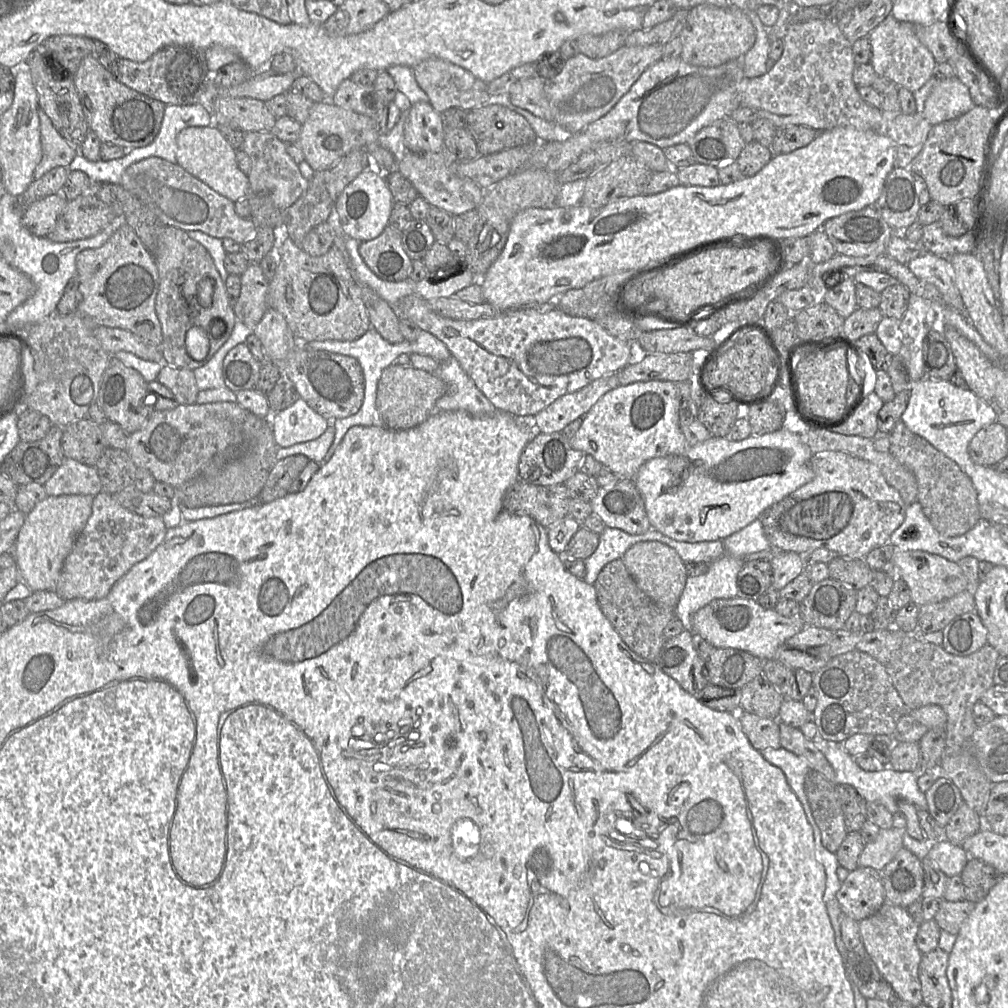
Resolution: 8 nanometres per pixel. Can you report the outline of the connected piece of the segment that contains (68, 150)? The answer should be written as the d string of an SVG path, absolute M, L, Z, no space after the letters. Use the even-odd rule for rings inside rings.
M39 107L42 159L36 167L33 178L40 179L56 167L68 168L79 152L54 127L48 115Z

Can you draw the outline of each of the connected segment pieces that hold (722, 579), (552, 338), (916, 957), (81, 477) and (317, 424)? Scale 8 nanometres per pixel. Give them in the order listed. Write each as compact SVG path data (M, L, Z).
M759 518L722 542L725 553L709 564L708 572L699 576L687 577L686 585L674 610L675 616L682 622L685 630L692 631L692 616L711 601L737 597L737 576L744 565L746 555L771 548Z
M416 294L407 296L394 307L398 318L407 318L446 345L451 356L458 360L461 368L497 412L506 412L515 418L533 418L557 398L576 392L607 374L618 373L632 361L631 342L612 336L596 321L569 316L560 309L523 307L492 318L454 320L436 314L428 301Z
M884 903L872 916L858 922L861 941L866 952L876 964L879 973L891 985L897 997L917 1007L922 1003L918 968L922 953L915 939L919 929L906 908Z
M65 458L59 468L44 484L47 496L91 495L102 491L95 466Z
M301 397L292 406L272 413L270 424L278 447L290 447L320 437L332 420L314 411Z

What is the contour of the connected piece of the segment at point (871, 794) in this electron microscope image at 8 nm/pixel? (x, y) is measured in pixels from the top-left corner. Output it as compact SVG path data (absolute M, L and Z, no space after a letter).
M819 740L818 748L824 754L835 771L835 784L846 784L852 786L857 793L866 801L874 802L884 806L892 815L899 811L898 800L907 801L917 810L928 810L925 793L921 792L918 784L918 773L897 772L890 767L883 767L878 771L865 771L854 761L854 757L848 754L843 743Z

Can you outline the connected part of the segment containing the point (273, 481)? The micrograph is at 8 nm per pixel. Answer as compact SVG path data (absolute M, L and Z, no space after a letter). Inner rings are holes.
M302 454L291 455L277 461L258 496L257 502L269 503L287 495L289 487L309 461L309 458Z

